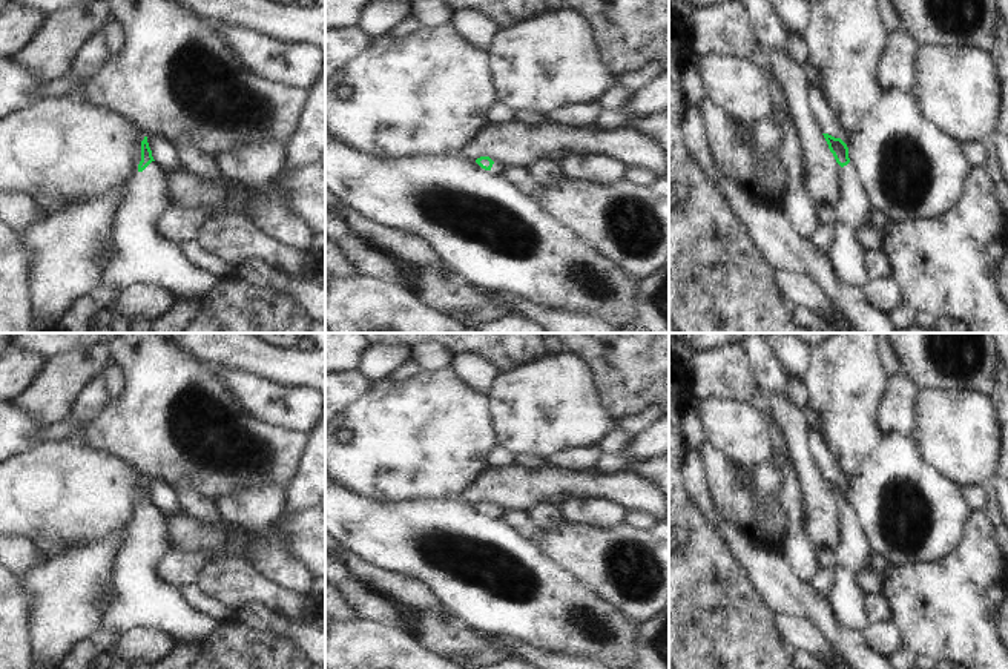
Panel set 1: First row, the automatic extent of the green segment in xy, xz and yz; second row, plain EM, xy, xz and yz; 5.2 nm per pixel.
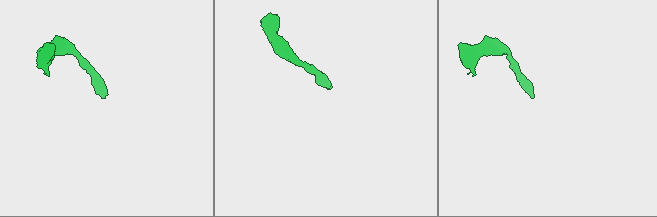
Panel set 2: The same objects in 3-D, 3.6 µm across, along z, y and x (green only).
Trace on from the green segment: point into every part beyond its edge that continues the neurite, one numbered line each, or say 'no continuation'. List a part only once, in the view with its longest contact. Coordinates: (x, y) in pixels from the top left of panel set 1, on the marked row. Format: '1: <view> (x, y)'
1: xy (146, 257).

